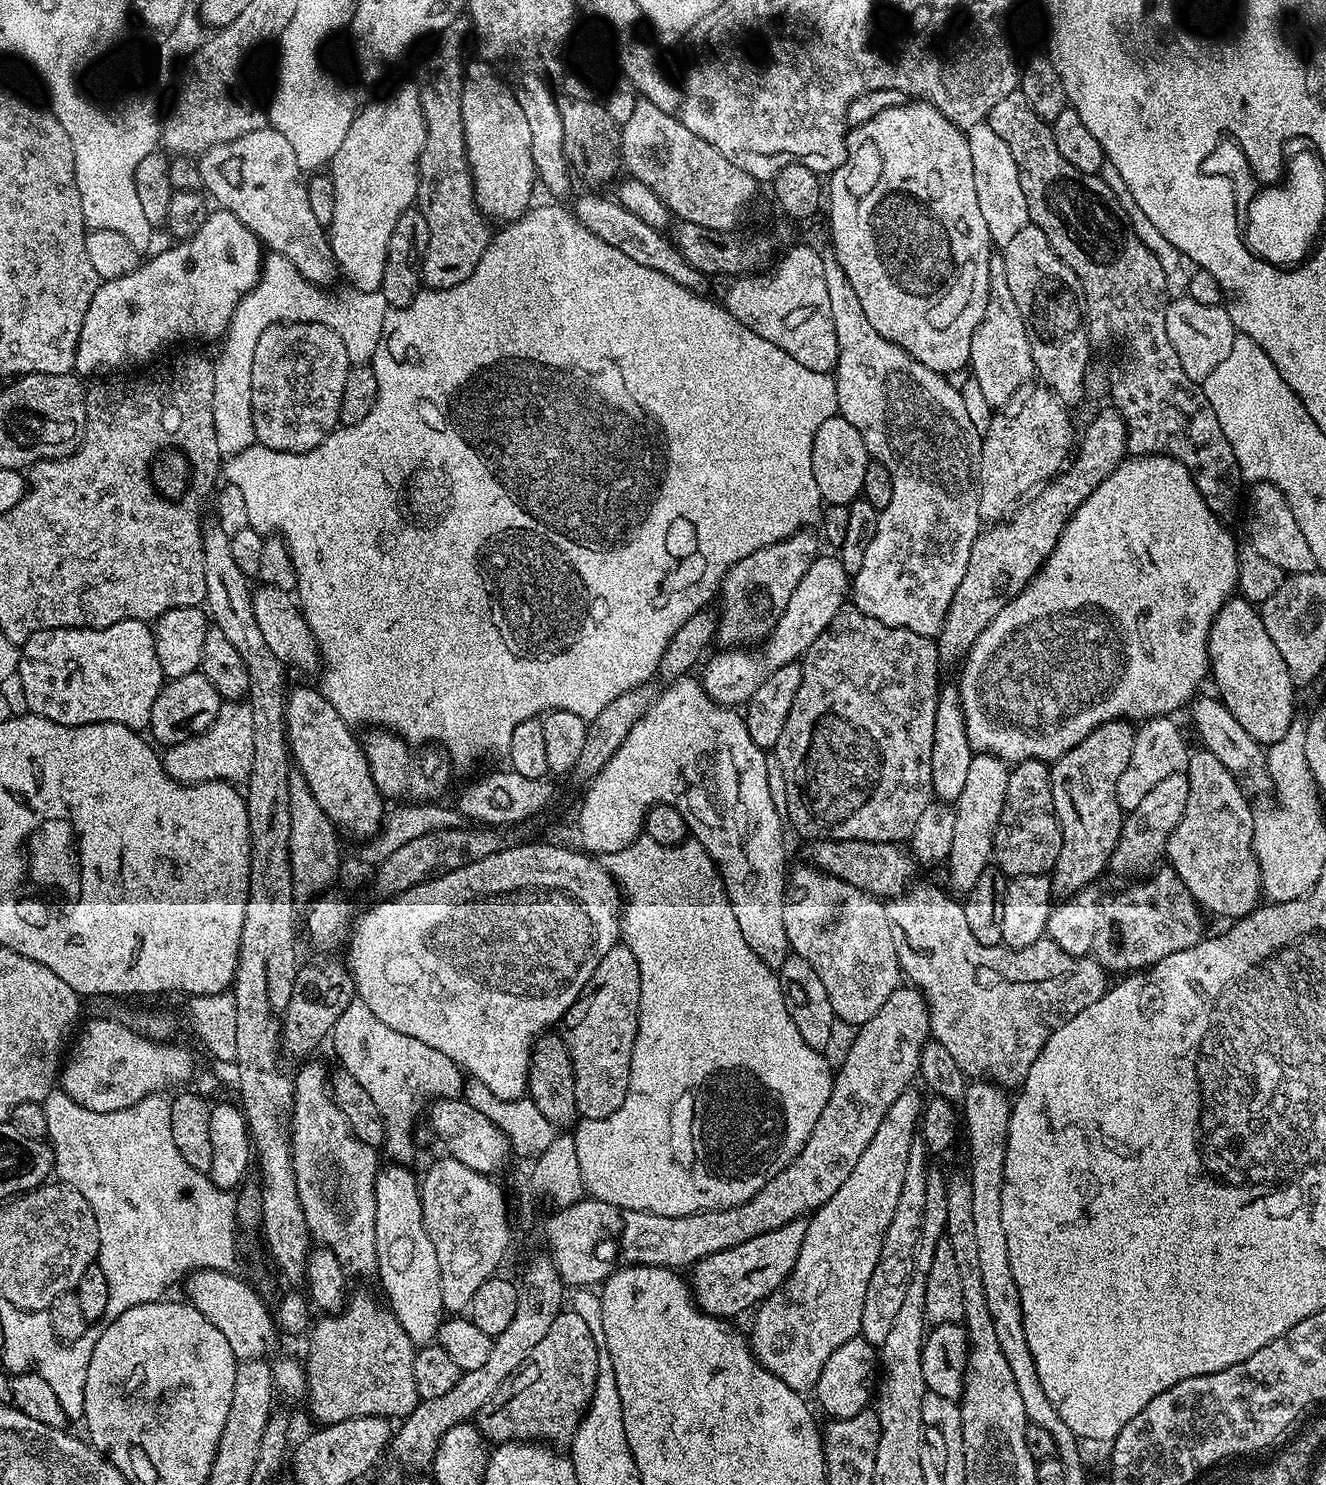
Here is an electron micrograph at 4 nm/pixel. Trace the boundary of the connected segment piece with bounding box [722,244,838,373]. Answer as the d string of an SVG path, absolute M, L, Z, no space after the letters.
M796 244L780 262L780 266L769 276L748 274L736 278L724 292L722 303L729 314L742 326L746 326L758 338L766 338L766 342L774 342L778 350L786 350L794 362L806 366L806 370L831 373L838 358L838 334L834 334L834 314L830 314L830 297L826 290L826 270L823 255L815 252L808 244Z

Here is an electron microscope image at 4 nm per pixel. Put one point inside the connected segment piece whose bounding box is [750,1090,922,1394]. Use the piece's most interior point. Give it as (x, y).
(797, 1328)

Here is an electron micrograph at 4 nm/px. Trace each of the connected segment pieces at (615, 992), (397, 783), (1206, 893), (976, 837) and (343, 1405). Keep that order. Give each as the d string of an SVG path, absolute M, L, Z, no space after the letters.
M617 942L610 950L606 950L606 955L602 962L598 962L590 982L586 982L582 994L564 1015L562 1035L566 1042L566 1050L570 1054L570 1062L574 1066L576 1110L583 1119L609 1118L626 1099L627 1087L630 1086L630 1062L634 1054L641 998L642 978L638 974L638 958L630 954L623 942Z
M373 727L362 736L364 756L370 766L370 774L385 798L408 796L412 798L436 798L448 784L448 772L444 764L435 756L435 751L428 750L425 756L412 756L413 745L383 728Z
M1207 750L1193 751L1188 762L1186 773L1190 782L1190 798L1182 814L1182 822L1174 826L1174 834L1168 839L1166 860L1176 871L1178 878L1190 890L1193 901L1201 909L1213 912L1216 916L1239 918L1252 913L1262 900L1260 886L1260 867L1254 854L1254 808L1248 805L1249 797L1238 786L1234 774L1222 766L1222 762Z
M987 754L973 755L970 771L962 794L954 802L954 842L946 861L948 868L947 887L956 894L966 894L978 882L979 876L990 866L994 853L994 834L1002 818L1002 806L1006 802L1006 782L1010 768L1003 760Z
M368 1292L351 1293L342 1311L321 1315L311 1325L306 1336L308 1357L302 1363L306 1405L317 1425L359 1416L405 1418L420 1403L414 1382L417 1345L404 1333L391 1308L380 1304Z

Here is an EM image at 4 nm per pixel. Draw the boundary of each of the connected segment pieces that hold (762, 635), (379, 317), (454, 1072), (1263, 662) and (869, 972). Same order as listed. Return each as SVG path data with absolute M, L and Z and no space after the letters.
M801 530L795 536L787 536L784 540L774 542L762 550L754 550L754 554L746 554L742 562L738 562L724 575L724 580L718 589L718 640L724 646L756 646L772 635L774 626L782 618L794 590L802 582L802 578L810 570L816 560L818 549L816 540L811 536L811 531Z
M271 262L263 265L260 280L256 283L256 287L251 288L243 298L240 299L240 305L236 308L236 313L232 315L232 322L228 325L226 339L223 341L224 353L220 357L215 357L214 363L216 369L214 370L214 430L218 438L218 450L221 457L231 458L236 456L242 450L251 448L256 443L256 435L254 434L254 418L252 417L252 367L254 366L254 350L258 346L258 338L262 338L262 334L267 330L271 324L321 324L330 330L334 330L334 334L338 334L338 338L342 338L342 342L346 346L346 354L348 355L349 365L355 366L358 364L368 364L372 359L374 350L378 350L378 338L382 338L382 322L386 322L386 314L390 311L386 298L381 292L358 292L355 290L349 291L349 296L331 296L328 290L321 290L317 285L311 284L309 280L304 278L304 275L298 271L293 264L287 262L276 262L280 264L271 264Z
M354 998L346 1010L334 1022L330 1045L336 1051L336 1056L340 1059L339 1067L348 1072L370 1094L370 1102L378 1106L380 1121L384 1123L384 1143L382 1152L389 1156L391 1163L396 1166L411 1165L412 1155L415 1154L416 1148L412 1145L412 1123L416 1120L416 1115L420 1112L420 1099L423 1096L432 1096L431 1098L460 1098L464 1094L466 1083L466 1073L462 1071L457 1064L446 1054L434 1050L434 1046L426 1046L426 1042L418 1042L418 1038L410 1038L410 1034L398 1034L398 1030L393 1030L391 1026L386 1026L375 1017L370 1006L366 1006Z
M1243 598L1227 600L1208 635L1208 662L1210 680L1216 683L1218 699L1228 707L1230 714L1234 714L1234 718L1238 718L1242 730L1246 730L1250 738L1265 746L1286 738L1286 730L1290 730L1290 722L1298 710L1298 688L1290 678L1290 670L1286 670L1286 662L1282 662L1282 654L1278 654L1278 646L1274 646L1270 634L1266 634L1266 626L1262 626L1257 605Z
M815 866L807 867L791 869L786 880L784 929L788 947L818 970L837 1021L845 1020L851 1026L865 1024L902 984L888 908L869 892L825 876Z

